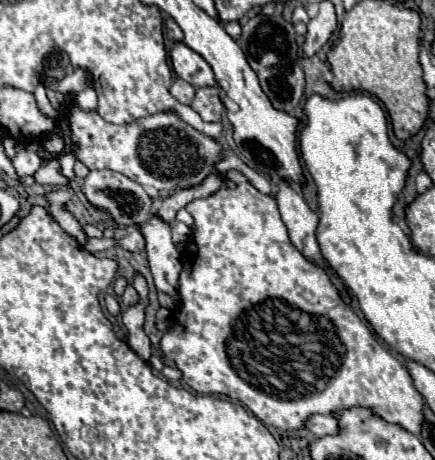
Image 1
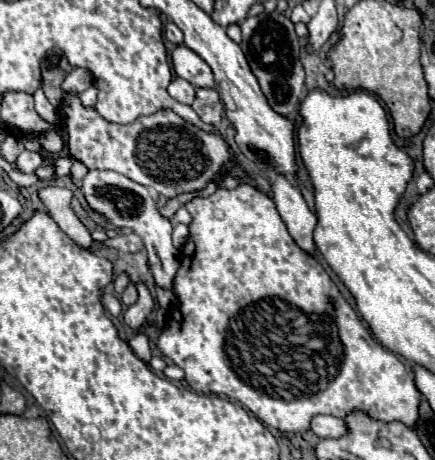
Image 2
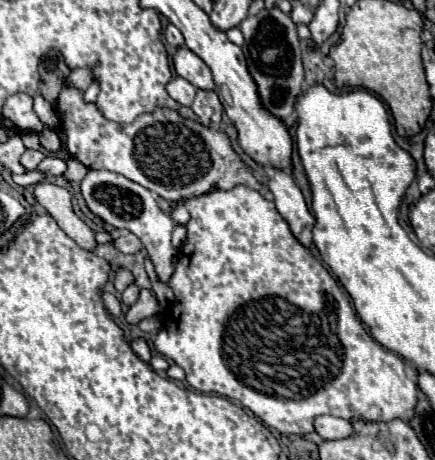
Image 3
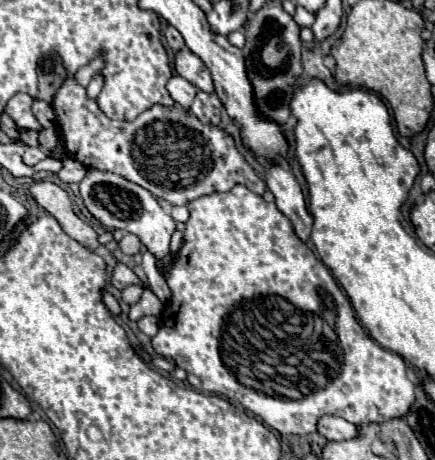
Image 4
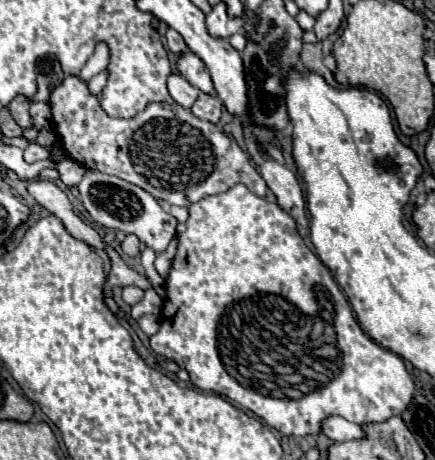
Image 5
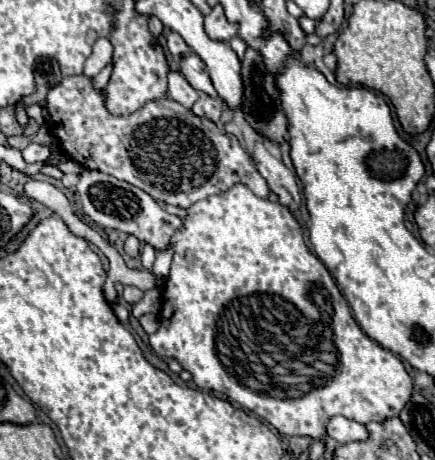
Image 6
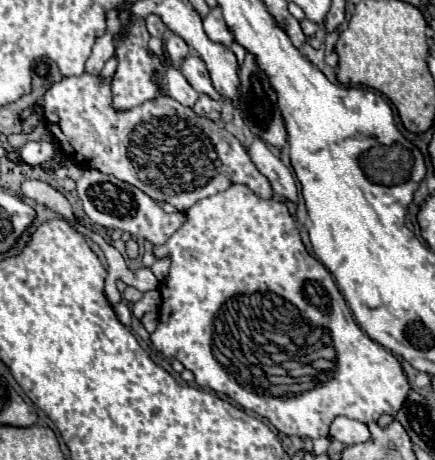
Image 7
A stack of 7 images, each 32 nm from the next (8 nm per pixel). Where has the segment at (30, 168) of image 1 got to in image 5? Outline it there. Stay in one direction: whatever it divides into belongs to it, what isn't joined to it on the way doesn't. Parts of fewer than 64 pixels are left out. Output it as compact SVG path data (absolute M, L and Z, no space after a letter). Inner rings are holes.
M30 144L26 150L24 150L24 160L28 162L28 164L34 164L34 162L38 162L38 160L46 160L50 154L48 154L48 150L44 148L44 146L40 146L40 144Z

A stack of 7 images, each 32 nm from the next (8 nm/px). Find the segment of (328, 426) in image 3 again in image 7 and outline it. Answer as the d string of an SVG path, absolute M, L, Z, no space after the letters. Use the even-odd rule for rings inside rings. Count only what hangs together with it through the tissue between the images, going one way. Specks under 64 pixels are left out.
M338 416L330 424L330 436L340 440L342 444L358 444L358 442L366 442L370 438L370 432L366 424L358 420L350 420L346 416Z

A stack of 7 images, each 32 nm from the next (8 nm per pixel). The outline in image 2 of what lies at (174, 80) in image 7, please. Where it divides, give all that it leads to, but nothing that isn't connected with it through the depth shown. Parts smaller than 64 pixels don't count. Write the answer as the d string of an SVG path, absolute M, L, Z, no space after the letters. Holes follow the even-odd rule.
M174 78L170 82L170 86L168 86L168 94L172 98L176 98L180 104L192 104L194 94L196 94L196 88L190 82L182 80L182 78Z

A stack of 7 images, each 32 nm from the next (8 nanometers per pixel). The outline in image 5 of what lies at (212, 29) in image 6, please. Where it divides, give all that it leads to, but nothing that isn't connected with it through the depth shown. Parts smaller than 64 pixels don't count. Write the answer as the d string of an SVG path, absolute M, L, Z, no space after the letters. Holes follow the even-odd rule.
M218 2L212 8L212 12L206 16L206 26L212 36L228 38L228 36L240 32L240 24L244 24L244 20L232 20L226 10L228 8L224 8L224 2Z

